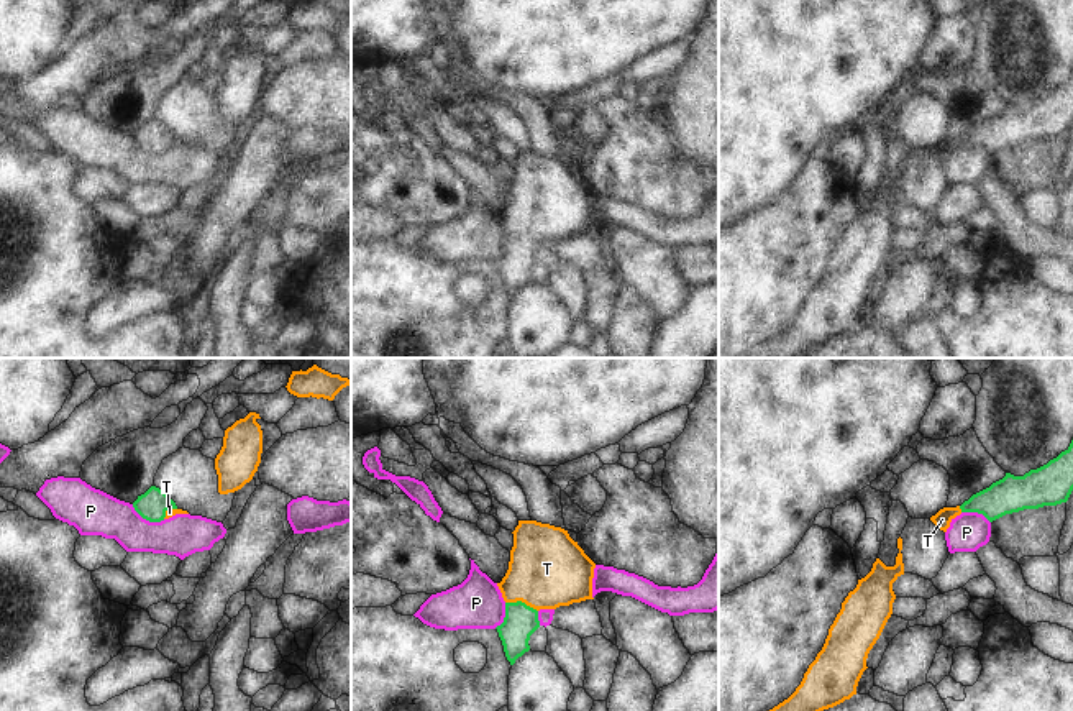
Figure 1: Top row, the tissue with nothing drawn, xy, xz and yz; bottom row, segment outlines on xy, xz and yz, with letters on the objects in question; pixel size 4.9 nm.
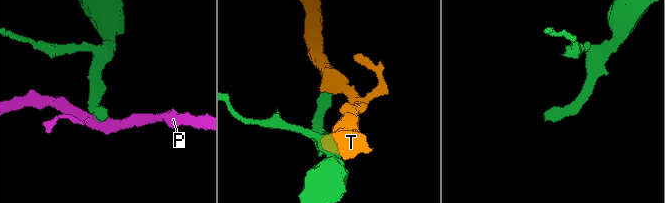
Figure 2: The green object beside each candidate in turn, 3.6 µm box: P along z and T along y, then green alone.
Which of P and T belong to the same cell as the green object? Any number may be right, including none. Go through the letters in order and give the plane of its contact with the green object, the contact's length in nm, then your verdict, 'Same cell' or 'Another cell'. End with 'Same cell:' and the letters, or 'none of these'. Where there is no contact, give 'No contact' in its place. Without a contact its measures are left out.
P: Touches green in xy. Shared border 180 nm. Another cell
T: Touches green in xz. Shared border 170 nm. Same cell
Same cell: T

